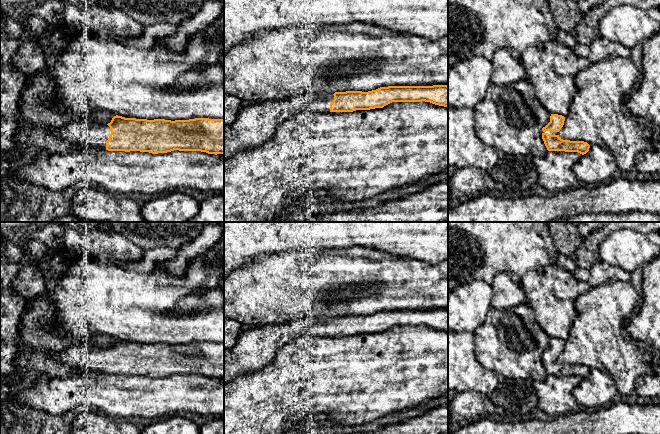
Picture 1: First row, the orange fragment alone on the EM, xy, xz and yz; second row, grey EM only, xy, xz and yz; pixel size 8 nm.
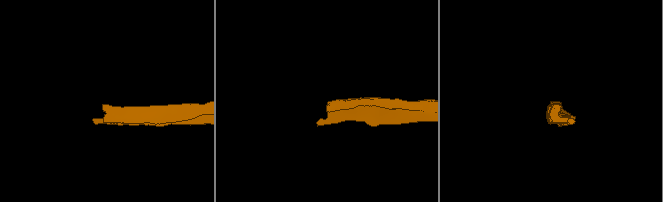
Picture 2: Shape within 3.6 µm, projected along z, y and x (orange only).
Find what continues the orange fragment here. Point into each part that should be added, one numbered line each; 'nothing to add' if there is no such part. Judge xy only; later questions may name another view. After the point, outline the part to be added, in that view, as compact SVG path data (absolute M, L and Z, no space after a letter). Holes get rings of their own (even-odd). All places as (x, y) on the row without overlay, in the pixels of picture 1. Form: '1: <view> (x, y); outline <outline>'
1: xy (85, 357); outline M89 340L80 345L71 345L56 354L55 357L61 363L81 372L106 373L106 365L111 355L108 349L97 348Z

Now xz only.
1: xz (255, 349); outline M312 315L291 320L283 325L268 325L243 332L233 347L224 349L224 384L240 375L265 368L272 362L280 348L298 338L330 336L330 328L333 324L334 319L325 320Z

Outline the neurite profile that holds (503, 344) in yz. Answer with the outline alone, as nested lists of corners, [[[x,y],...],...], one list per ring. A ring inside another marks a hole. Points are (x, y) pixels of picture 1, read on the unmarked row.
[[[491,307],[484,324],[473,334],[477,360],[500,377],[543,381],[548,376],[542,363],[542,351],[514,311]]]

